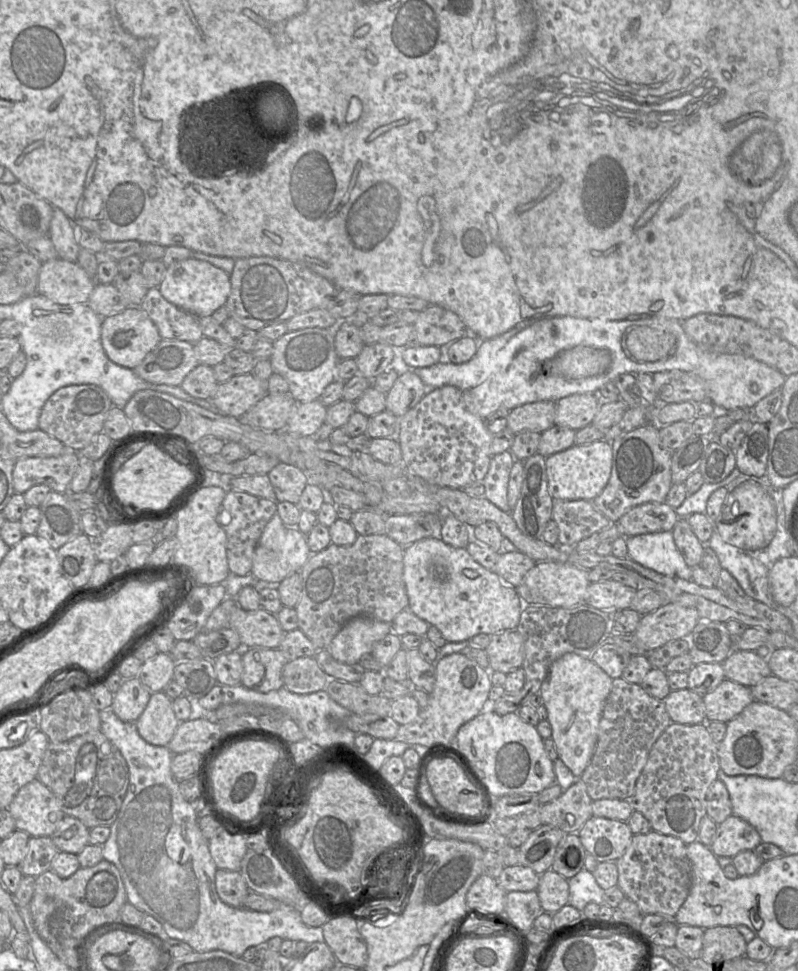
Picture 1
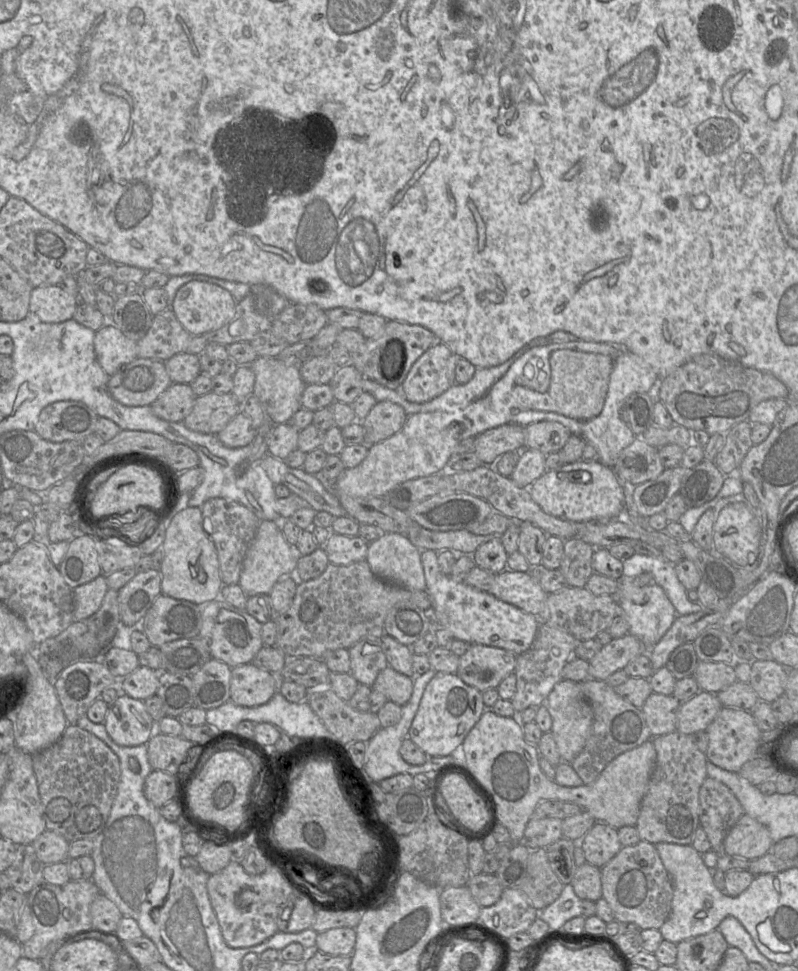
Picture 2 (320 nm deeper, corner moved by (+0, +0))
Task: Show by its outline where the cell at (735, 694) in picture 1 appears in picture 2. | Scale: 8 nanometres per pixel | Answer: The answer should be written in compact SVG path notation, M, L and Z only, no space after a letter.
M699 691L681 703L677 714L677 731L683 734L705 731L722 707L717 693Z

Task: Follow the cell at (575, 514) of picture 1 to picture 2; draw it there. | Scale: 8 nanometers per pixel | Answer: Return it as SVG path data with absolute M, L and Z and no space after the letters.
M569 538L564 541L564 556L560 571L569 587L584 587L594 573L592 557L595 548L578 539Z

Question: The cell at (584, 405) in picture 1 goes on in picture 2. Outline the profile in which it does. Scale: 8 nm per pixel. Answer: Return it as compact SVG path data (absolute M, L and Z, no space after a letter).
M539 421L525 427L525 448L548 455L560 451L572 433L556 421Z

